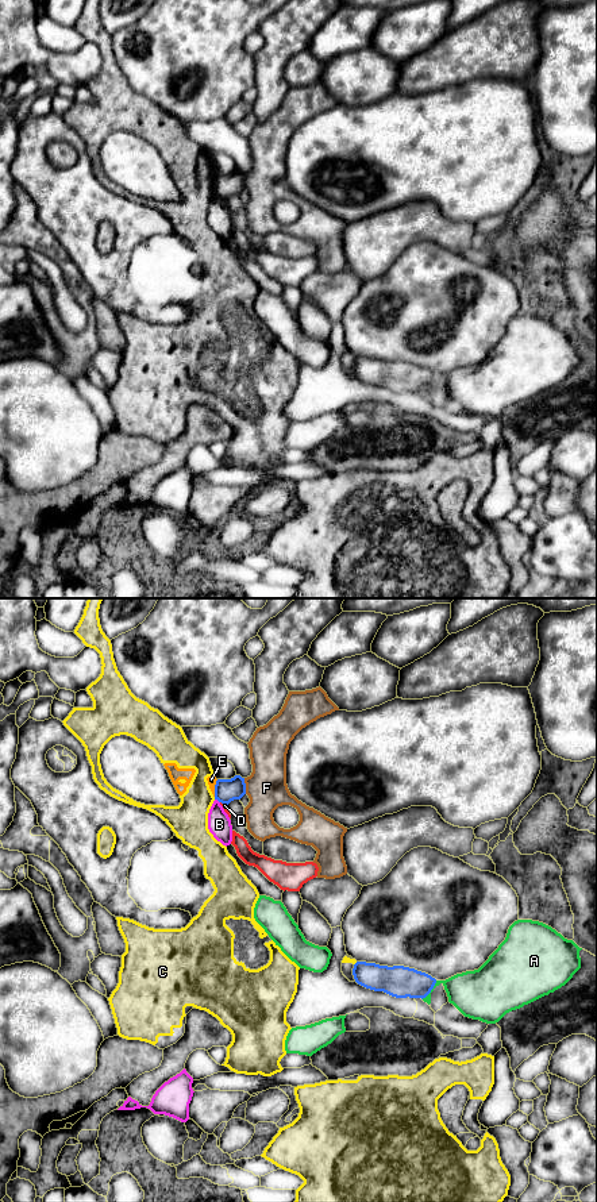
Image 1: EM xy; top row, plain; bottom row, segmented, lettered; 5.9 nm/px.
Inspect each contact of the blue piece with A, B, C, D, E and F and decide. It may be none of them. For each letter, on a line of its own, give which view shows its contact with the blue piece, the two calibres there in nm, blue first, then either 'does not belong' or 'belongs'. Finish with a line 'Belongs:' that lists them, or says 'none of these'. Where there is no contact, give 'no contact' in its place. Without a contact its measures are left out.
A: xy | 190/280 nm | does not belong
B: xy | 140/140 nm | does not belong
C: xy | 170/40 nm | does not belong
D: xy | 140/30 nm | does not belong
E: xy | 140/50 nm | does not belong
F: xy | 140/240 nm | does not belong
Belongs: none of these

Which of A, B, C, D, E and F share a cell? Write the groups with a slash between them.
A / B / C E / D / F

